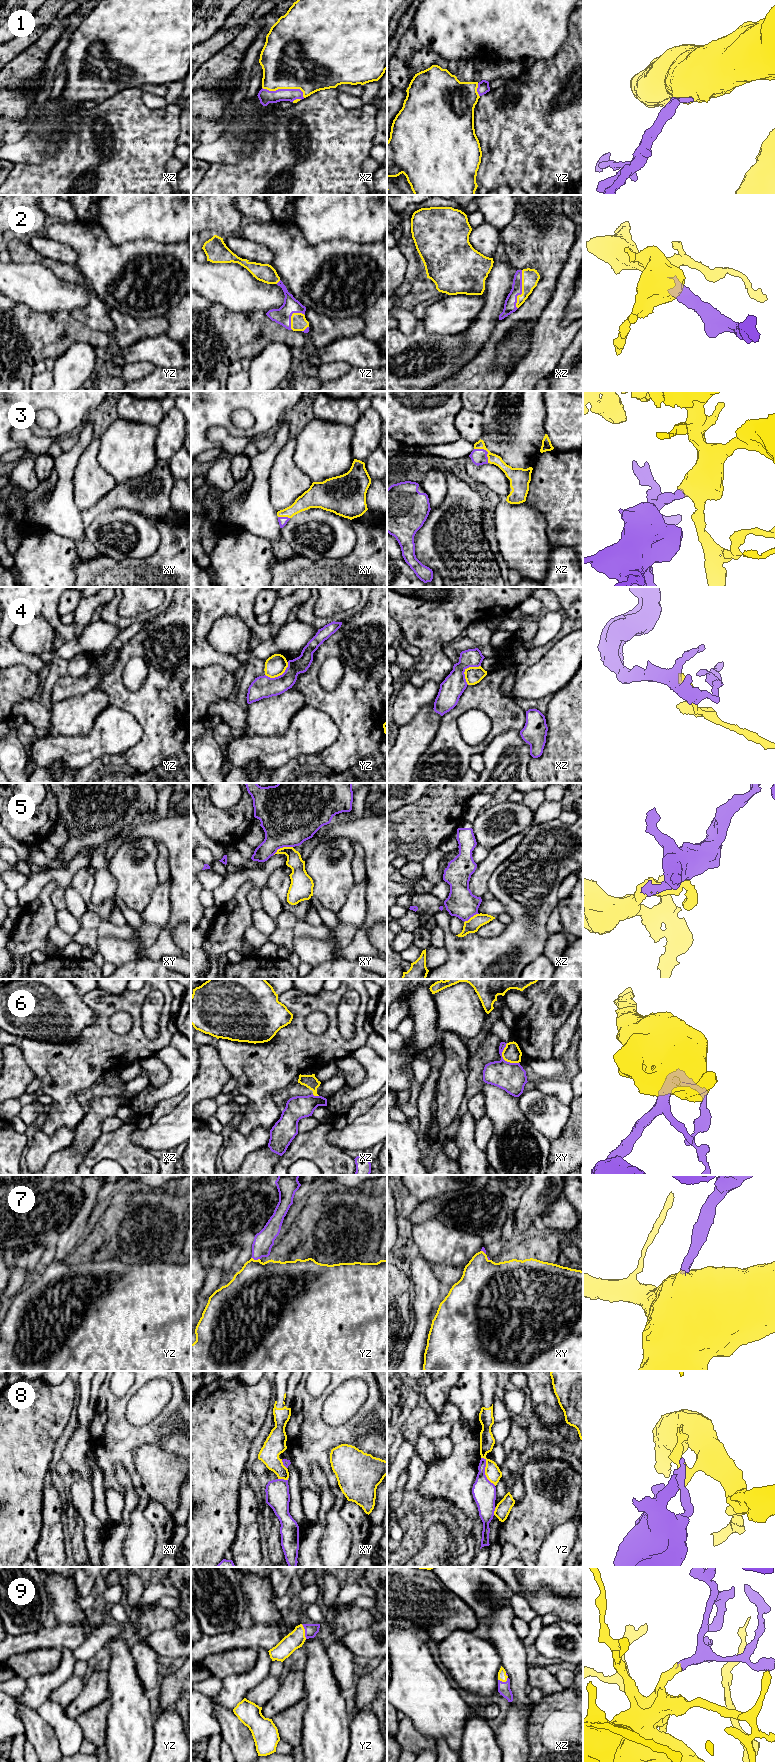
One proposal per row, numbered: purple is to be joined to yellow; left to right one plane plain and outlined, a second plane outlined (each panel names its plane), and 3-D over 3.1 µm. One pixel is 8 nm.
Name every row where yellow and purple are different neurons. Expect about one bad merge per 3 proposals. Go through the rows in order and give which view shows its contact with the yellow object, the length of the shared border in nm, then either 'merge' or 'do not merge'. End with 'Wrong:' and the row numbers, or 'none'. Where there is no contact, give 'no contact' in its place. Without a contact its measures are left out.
1: contact in xz; length 360 nm; merge
2: contact in xz; length 320 nm; merge
3: contact in xz; length 170 nm; merge
4: contact in xz; length 190 nm; do not merge
5: contact in xy; length 170 nm; do not merge
6: contact in xy; length 190 nm; do not merge
7: contact in yz; length 70 nm; merge
8: contact in yz; length 260 nm; do not merge
9: contact in xz; length 90 nm; merge
Wrong: 4, 5, 6, 8

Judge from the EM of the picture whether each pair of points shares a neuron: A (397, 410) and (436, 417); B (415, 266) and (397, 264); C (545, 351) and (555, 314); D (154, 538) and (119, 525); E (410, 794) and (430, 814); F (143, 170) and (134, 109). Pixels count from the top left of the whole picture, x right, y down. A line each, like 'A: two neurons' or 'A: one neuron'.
A: one neuron
B: two neurons
C: one neuron
D: one neuron
E: two neurons
F: one neuron

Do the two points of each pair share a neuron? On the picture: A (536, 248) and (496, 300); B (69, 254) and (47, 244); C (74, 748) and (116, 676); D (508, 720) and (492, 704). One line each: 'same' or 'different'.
A: different
B: same
C: different
D: same

